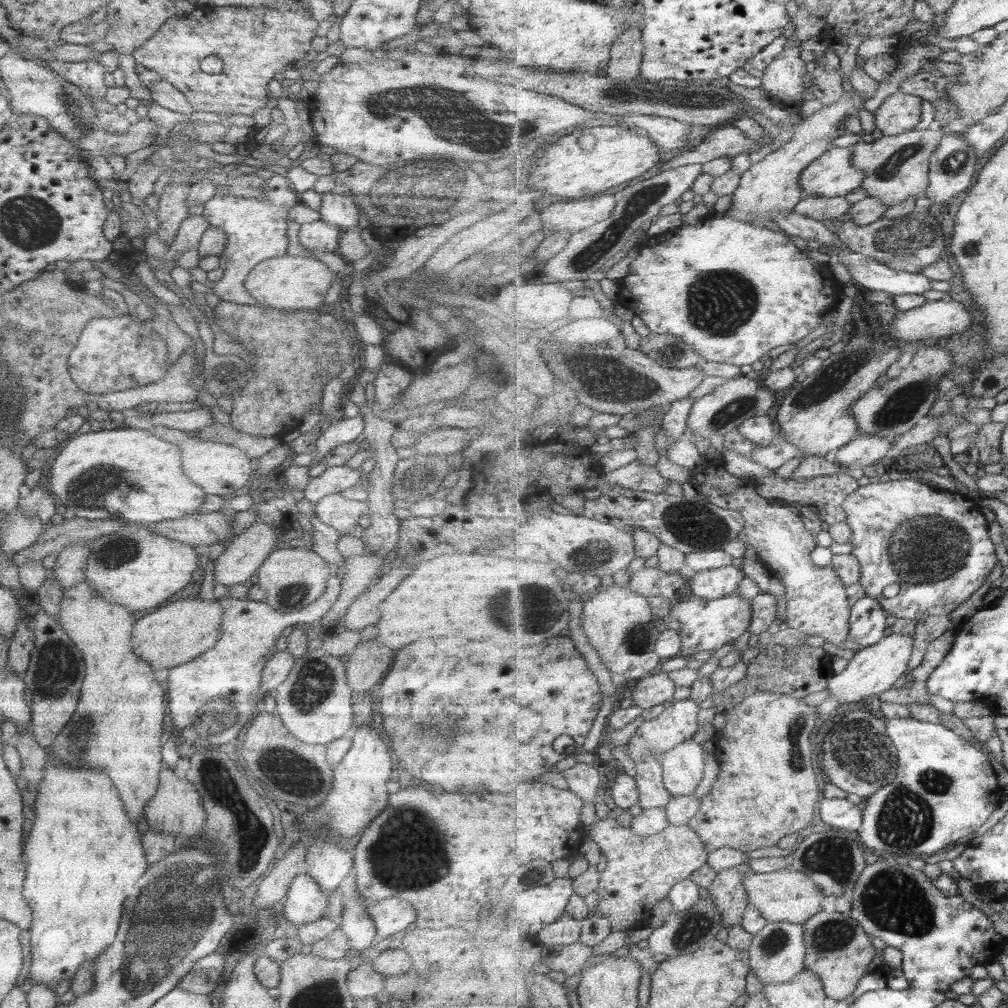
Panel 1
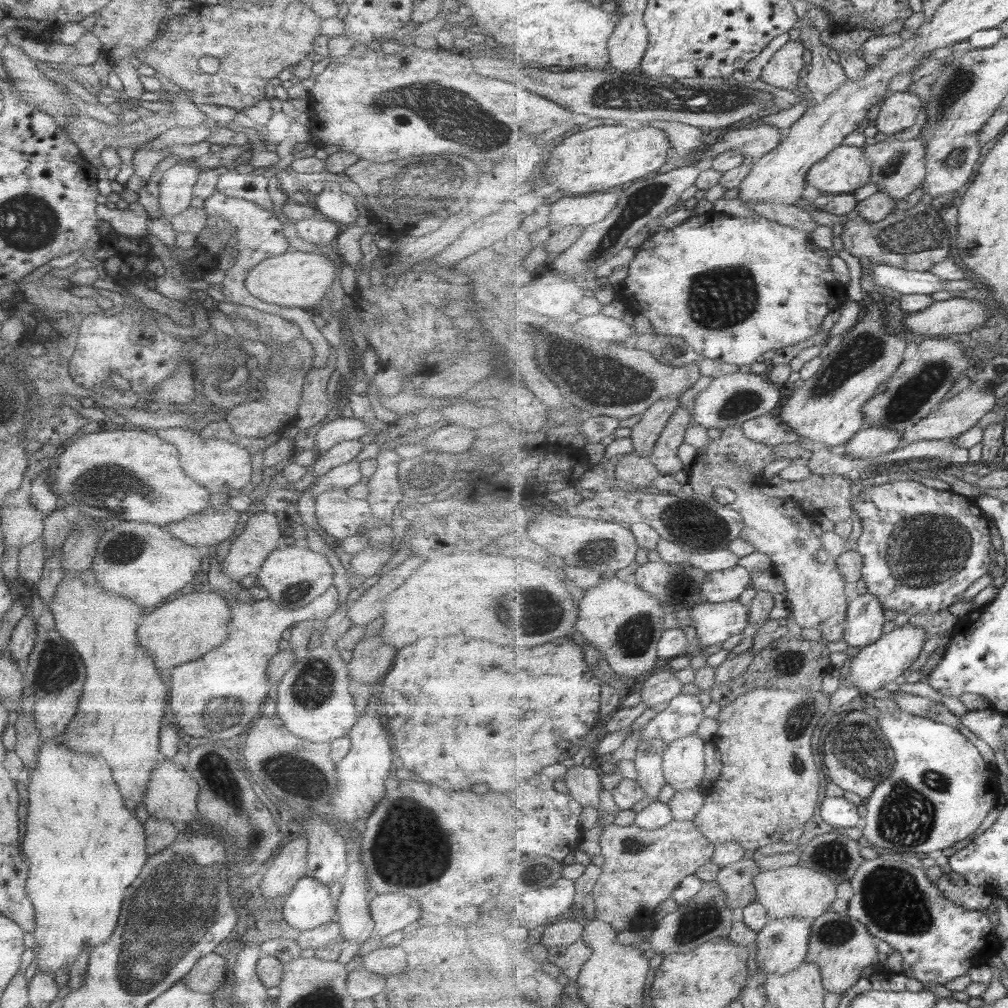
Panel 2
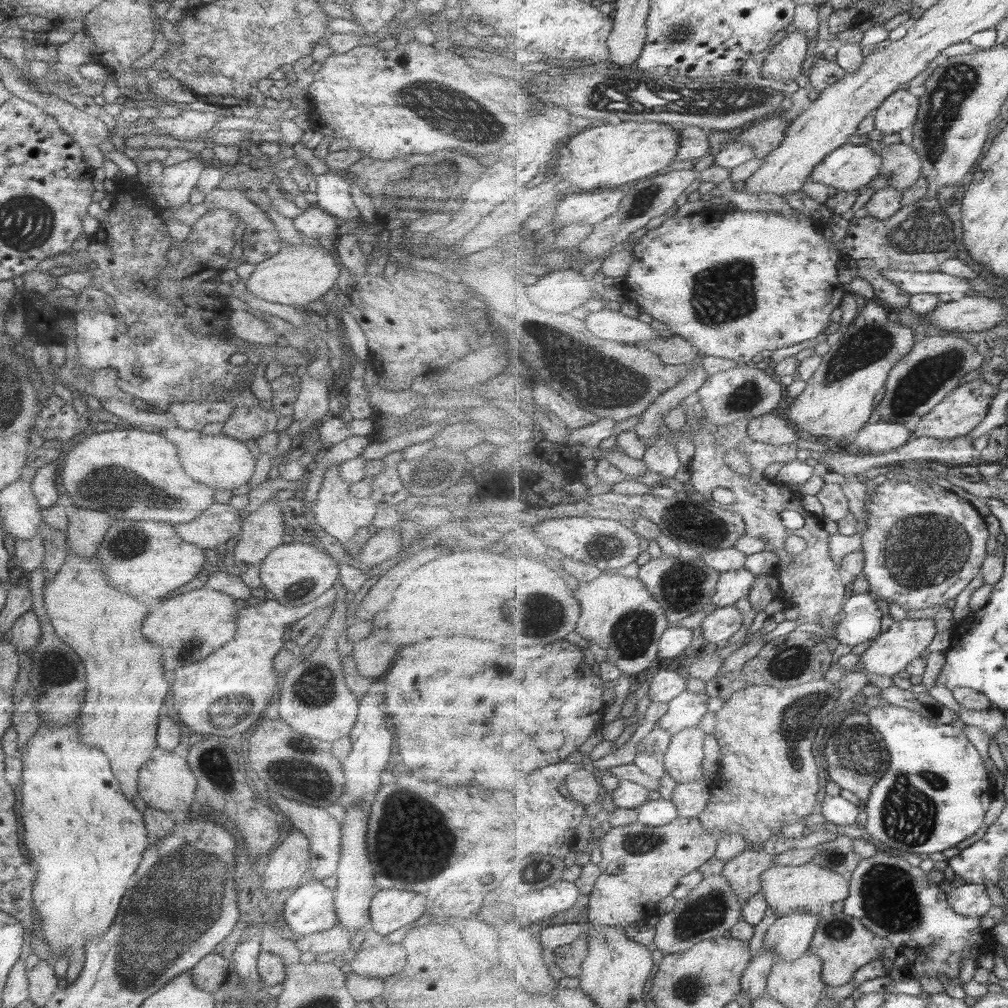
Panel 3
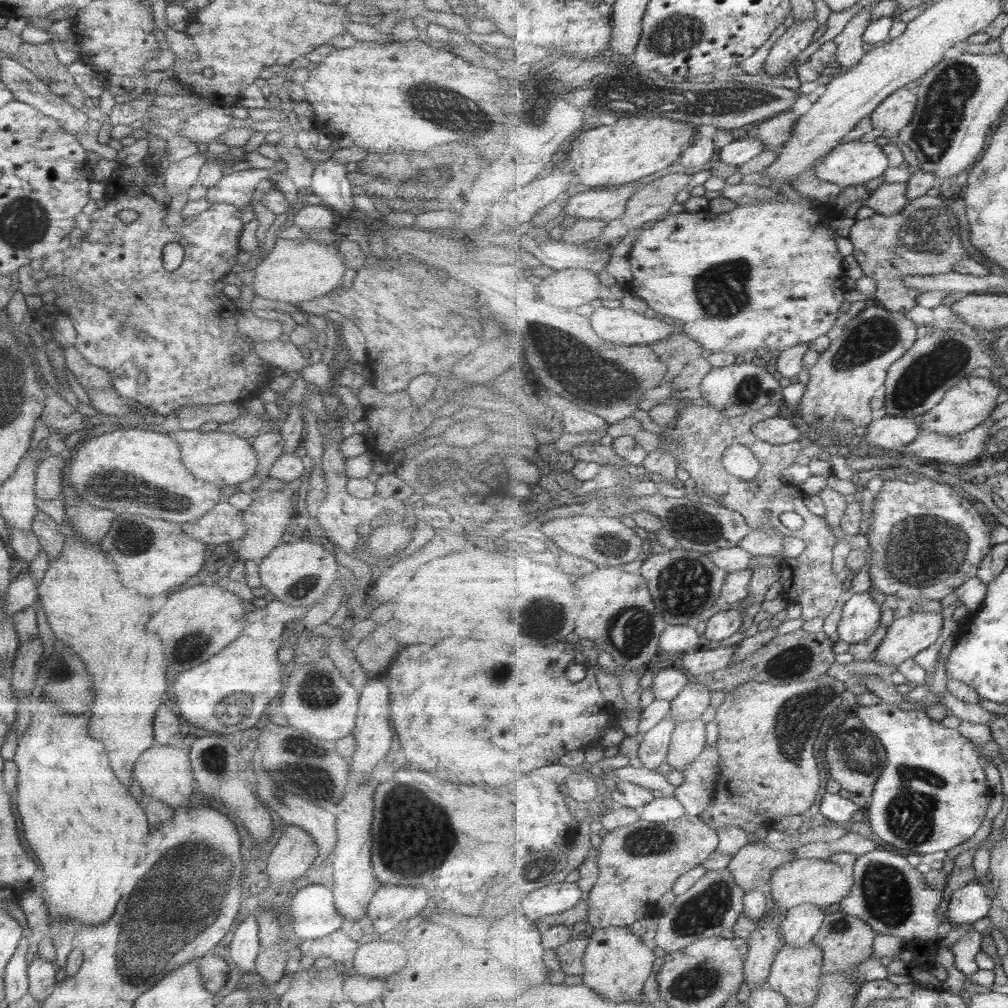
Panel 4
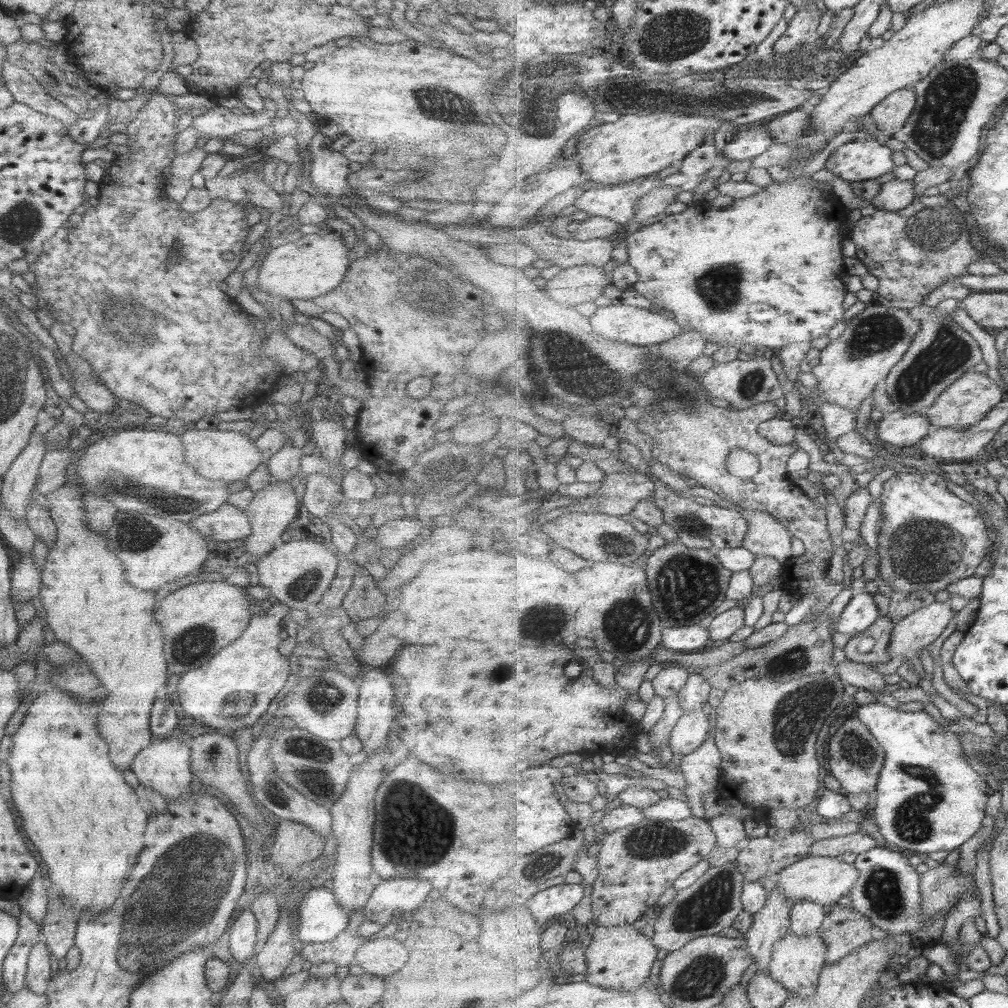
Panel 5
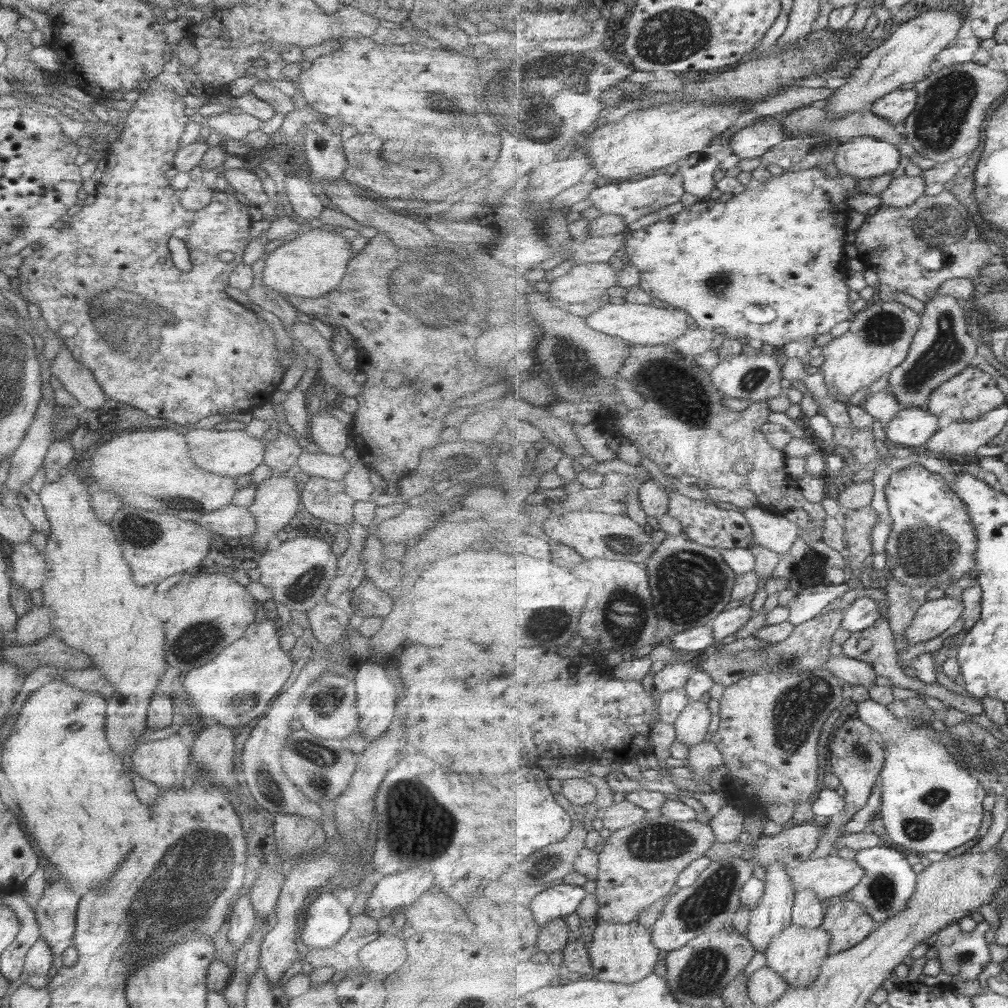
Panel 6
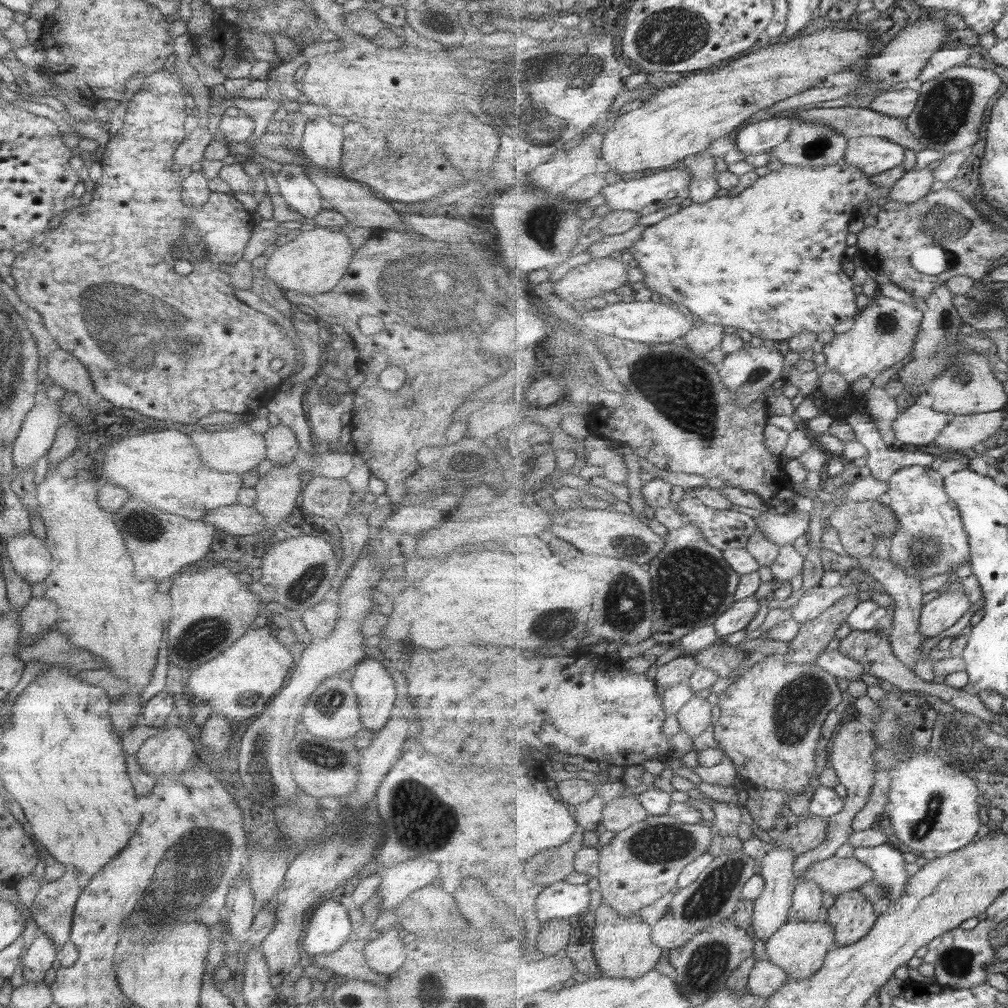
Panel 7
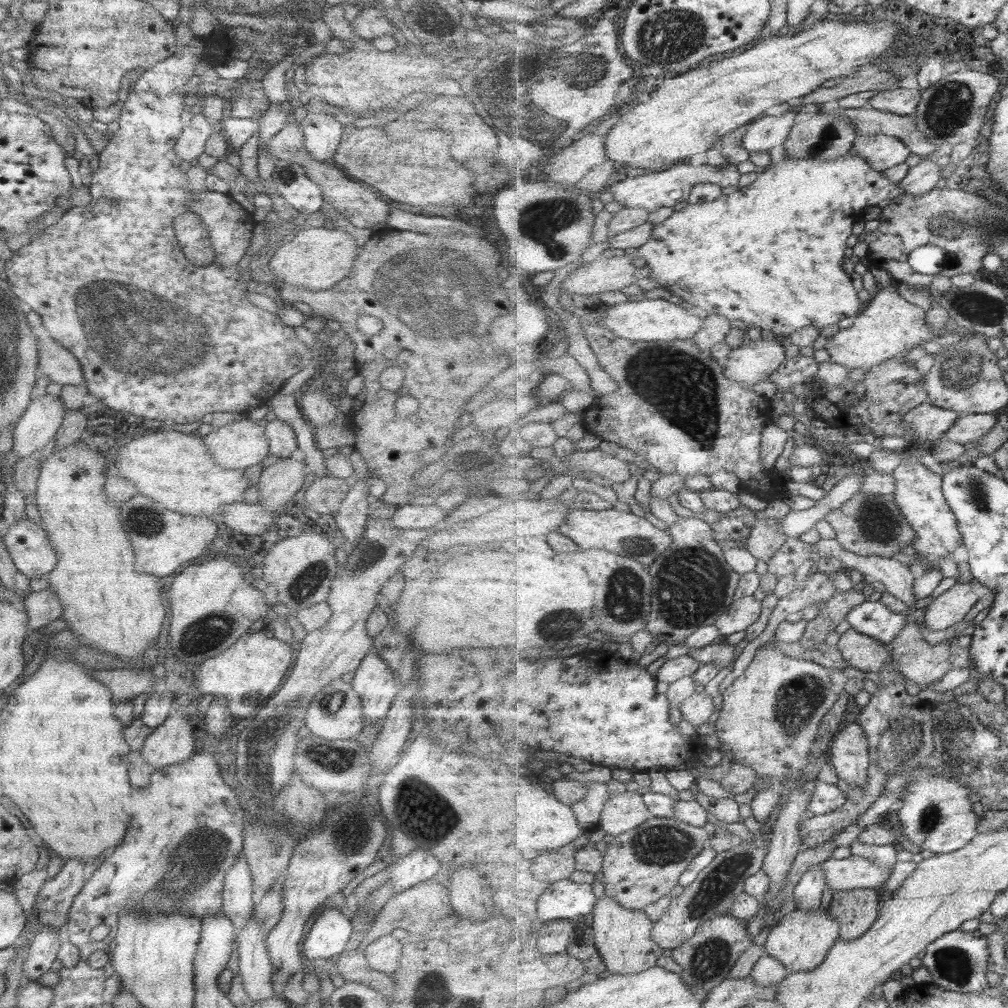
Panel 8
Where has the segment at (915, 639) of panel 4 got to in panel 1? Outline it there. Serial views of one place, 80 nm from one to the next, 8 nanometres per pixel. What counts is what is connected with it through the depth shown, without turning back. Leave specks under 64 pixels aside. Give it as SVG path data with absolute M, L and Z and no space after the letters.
M891 633L879 644L863 647L850 659L849 666L841 674L833 674L827 679L826 688L830 692L830 698L839 702L840 711L851 702L861 703L869 696L879 696L890 688L893 689L895 682L905 674L905 670L908 670L909 661L914 652L914 634L911 636Z

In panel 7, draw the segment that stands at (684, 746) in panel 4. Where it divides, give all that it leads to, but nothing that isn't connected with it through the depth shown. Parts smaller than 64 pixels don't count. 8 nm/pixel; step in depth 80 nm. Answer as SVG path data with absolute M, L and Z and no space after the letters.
M694 697L677 715L681 729L693 740L711 725L713 706L706 698Z

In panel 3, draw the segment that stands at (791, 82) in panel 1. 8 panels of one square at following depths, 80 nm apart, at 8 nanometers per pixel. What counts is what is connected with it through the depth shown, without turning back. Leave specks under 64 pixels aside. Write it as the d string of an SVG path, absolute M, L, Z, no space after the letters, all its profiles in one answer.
M799 30L787 35L766 58L762 68L762 77L790 81L803 72L803 62L807 56L807 48L811 41L808 36Z

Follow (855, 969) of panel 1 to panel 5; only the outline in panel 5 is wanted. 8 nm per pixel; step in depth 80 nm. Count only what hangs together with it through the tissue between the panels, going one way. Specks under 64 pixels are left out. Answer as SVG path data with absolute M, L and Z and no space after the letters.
M837 903L826 916L818 934L828 944L826 964L833 964L871 944L878 931L871 920L856 908Z

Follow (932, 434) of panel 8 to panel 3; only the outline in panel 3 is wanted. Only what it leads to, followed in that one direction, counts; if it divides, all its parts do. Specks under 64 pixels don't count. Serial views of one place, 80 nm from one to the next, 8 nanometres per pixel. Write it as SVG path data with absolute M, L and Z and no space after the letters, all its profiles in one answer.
M878 420L866 424L854 435L851 446L859 453L886 453L895 450L913 438L905 423Z

